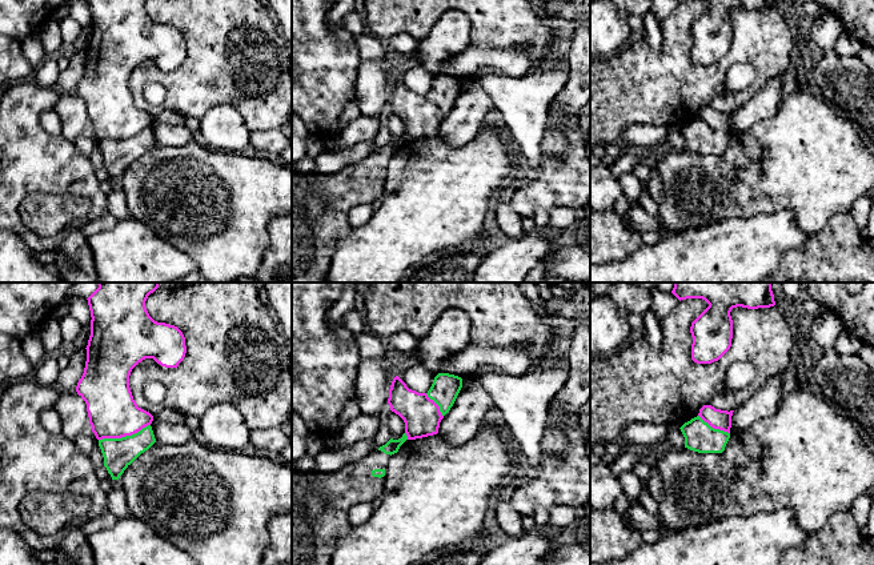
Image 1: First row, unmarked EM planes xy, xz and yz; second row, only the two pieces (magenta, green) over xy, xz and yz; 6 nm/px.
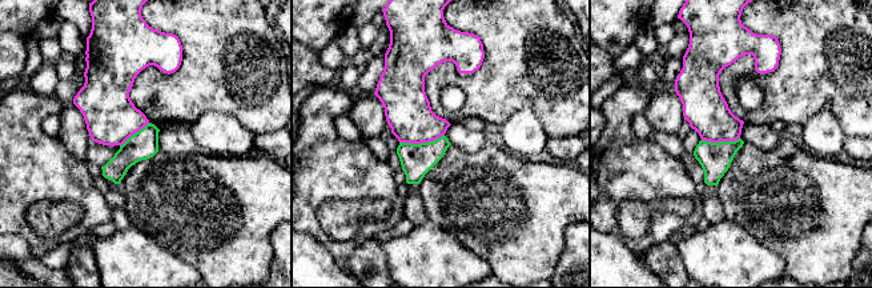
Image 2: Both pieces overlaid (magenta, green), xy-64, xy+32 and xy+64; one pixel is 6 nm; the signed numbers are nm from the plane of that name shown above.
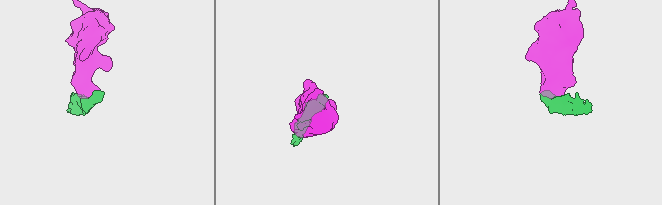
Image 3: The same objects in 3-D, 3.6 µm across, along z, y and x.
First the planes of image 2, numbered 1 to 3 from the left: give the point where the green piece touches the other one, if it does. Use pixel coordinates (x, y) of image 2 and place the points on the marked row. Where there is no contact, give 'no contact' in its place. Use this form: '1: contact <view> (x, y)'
1: contact xy-64 (135, 132)
2: contact xy+32 (421, 142)
3: contact xy+64 (720, 140)

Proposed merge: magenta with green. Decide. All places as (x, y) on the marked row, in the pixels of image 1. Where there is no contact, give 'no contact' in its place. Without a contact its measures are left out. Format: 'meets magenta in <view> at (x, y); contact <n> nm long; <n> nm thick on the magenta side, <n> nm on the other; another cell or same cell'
meets magenta in xy at (124, 436); contact 320 nm long; 300 nm thick on the magenta side, 180 nm on the other; another cell

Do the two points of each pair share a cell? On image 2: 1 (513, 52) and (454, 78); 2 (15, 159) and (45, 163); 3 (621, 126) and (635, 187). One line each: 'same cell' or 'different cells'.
1: same cell
2: same cell
3: same cell

